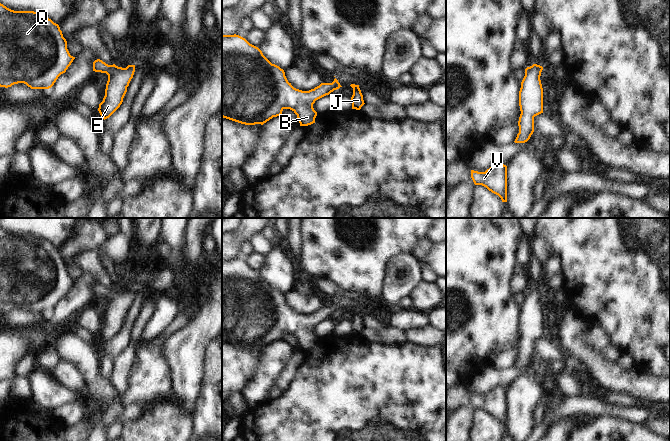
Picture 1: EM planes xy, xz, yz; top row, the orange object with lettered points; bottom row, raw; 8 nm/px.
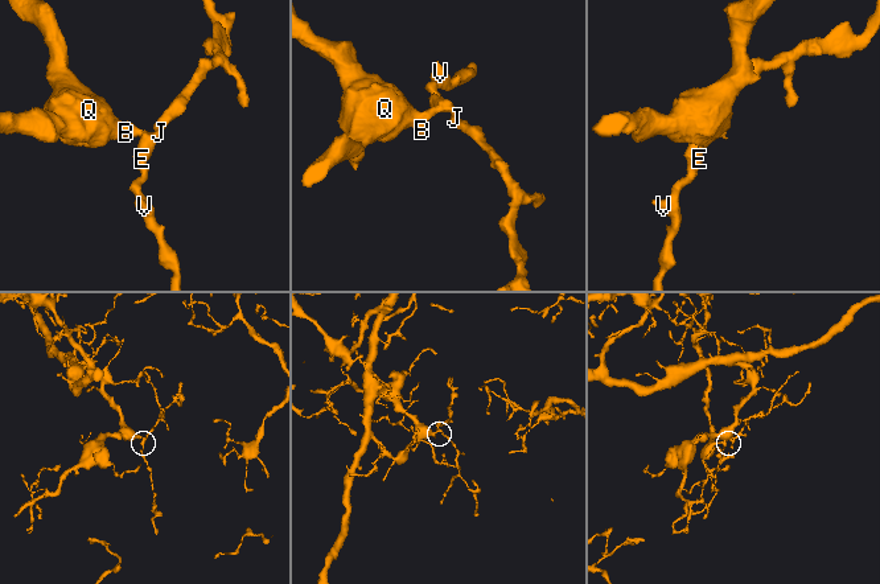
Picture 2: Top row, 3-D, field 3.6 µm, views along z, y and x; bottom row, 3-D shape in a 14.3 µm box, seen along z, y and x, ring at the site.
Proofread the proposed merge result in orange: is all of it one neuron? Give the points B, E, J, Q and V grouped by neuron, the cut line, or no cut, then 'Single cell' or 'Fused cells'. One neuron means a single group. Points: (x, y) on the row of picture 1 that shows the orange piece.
Groups: B E J Q V. No split. Single cell

